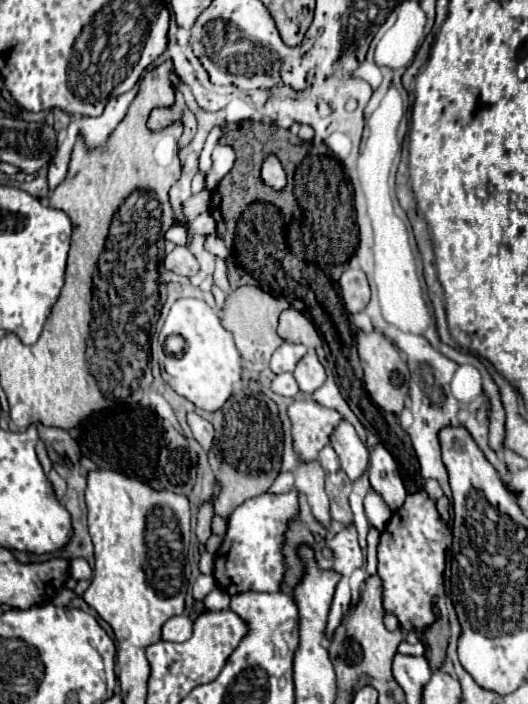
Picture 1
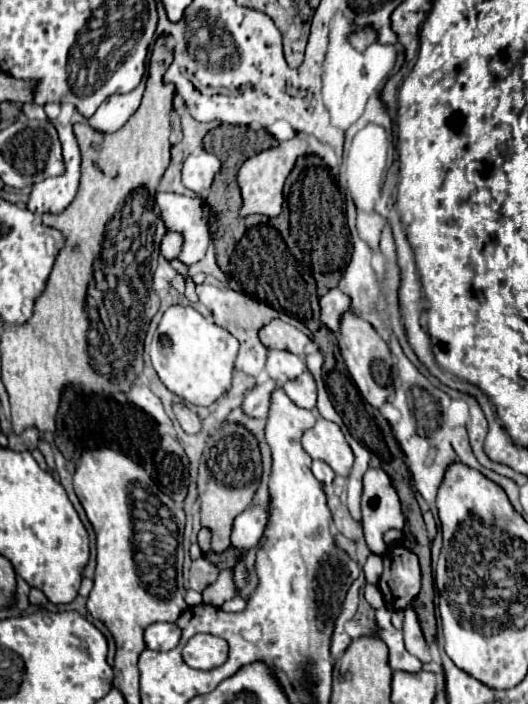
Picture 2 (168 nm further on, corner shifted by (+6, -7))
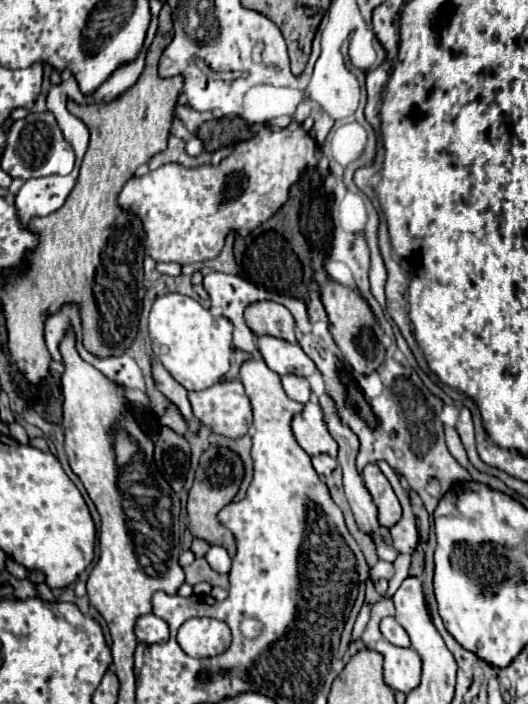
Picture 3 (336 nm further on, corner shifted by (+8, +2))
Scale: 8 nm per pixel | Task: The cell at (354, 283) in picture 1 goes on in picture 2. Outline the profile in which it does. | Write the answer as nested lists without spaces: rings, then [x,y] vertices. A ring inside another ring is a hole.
[[[331,288],[323,298],[321,298],[321,322],[337,332],[343,314],[351,310],[351,298],[341,290],[341,288]]]

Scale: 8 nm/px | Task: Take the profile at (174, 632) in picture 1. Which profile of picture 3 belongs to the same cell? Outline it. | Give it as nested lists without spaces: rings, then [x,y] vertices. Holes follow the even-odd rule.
[[[147,613],[137,619],[135,635],[137,635],[137,641],[143,641],[143,643],[165,643],[169,639],[169,627],[153,613]]]

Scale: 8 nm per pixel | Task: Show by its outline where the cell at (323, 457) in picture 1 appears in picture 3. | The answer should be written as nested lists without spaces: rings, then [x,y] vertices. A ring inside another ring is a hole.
[[[315,455],[313,457],[313,467],[315,467],[315,471],[321,475],[321,477],[327,477],[327,475],[331,475],[331,471],[337,467],[337,461],[331,457],[331,455]]]

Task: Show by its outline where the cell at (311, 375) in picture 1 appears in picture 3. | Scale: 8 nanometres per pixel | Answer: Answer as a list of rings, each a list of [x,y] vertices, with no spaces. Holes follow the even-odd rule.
[[[285,375],[285,377],[281,377],[281,381],[283,381],[285,393],[293,401],[299,401],[299,403],[307,403],[309,401],[309,397],[311,397],[309,381],[305,381],[303,377],[293,377],[293,375]]]

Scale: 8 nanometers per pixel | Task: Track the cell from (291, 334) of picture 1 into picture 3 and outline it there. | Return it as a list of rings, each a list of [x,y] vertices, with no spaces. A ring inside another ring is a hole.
[[[257,301],[245,309],[245,321],[255,335],[273,335],[295,343],[295,321],[289,309],[275,301]]]

